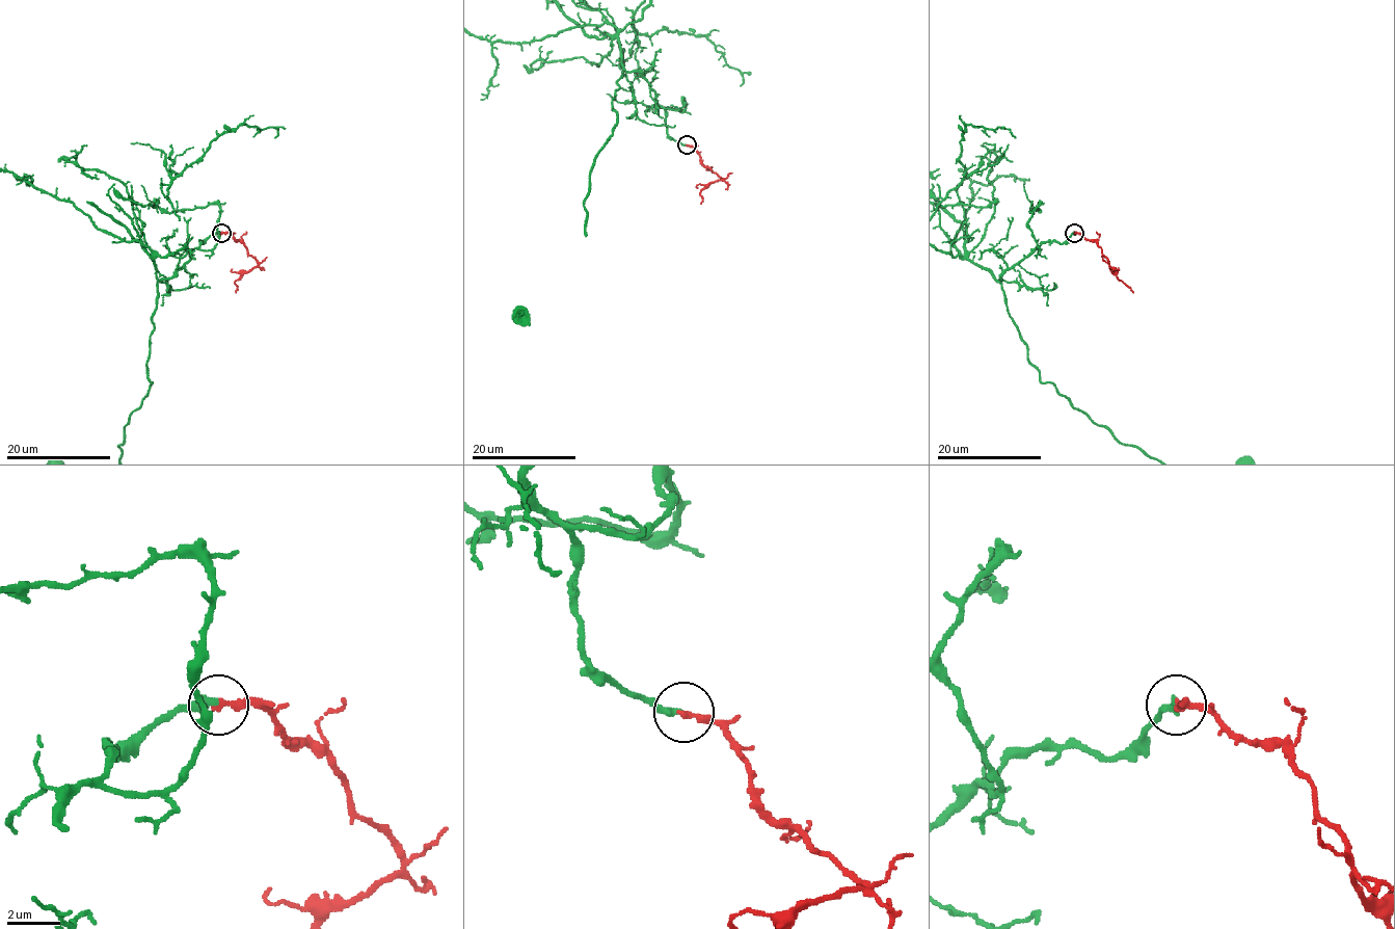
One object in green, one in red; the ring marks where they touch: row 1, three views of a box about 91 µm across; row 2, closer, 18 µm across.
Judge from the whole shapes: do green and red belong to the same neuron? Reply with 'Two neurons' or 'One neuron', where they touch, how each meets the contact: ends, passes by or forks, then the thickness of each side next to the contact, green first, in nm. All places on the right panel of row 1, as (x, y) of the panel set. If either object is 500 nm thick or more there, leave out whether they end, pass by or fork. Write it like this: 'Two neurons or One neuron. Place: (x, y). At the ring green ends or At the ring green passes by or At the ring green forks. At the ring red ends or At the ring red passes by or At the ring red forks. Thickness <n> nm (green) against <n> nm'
One neuron. Place: (1074, 233). At the ring green ends. At the ring red ends. Thickness 280 nm (green) against 280 nm

